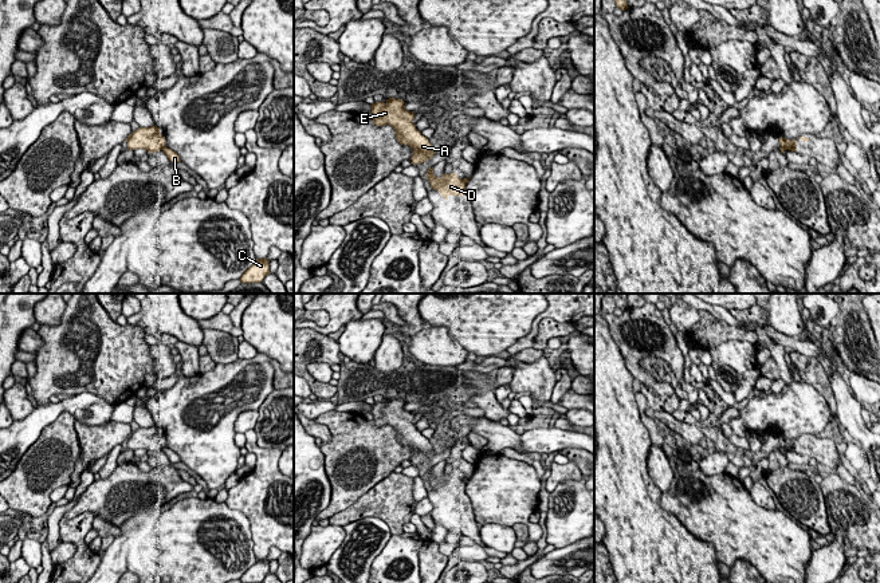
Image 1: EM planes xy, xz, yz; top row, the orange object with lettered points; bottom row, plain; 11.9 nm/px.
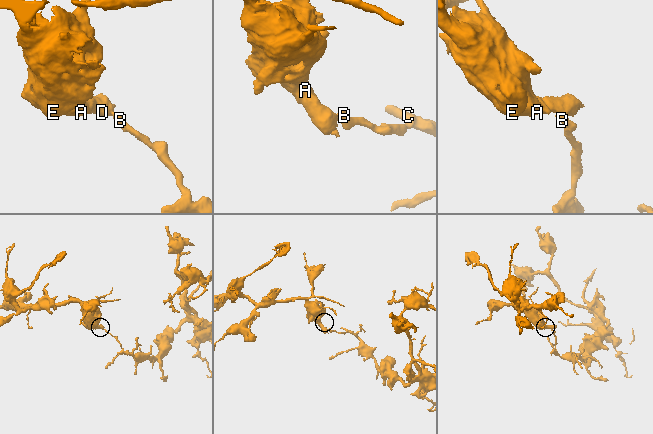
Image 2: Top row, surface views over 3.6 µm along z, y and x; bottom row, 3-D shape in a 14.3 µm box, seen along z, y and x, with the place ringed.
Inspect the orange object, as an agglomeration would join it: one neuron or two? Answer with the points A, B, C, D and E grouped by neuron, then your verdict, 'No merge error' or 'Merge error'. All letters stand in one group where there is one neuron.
Groups: A D E / B C. Merge error

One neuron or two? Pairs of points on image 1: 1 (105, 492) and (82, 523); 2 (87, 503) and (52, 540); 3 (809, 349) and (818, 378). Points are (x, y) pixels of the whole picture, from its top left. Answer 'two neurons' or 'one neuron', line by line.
1: two neurons
2: two neurons
3: two neurons

